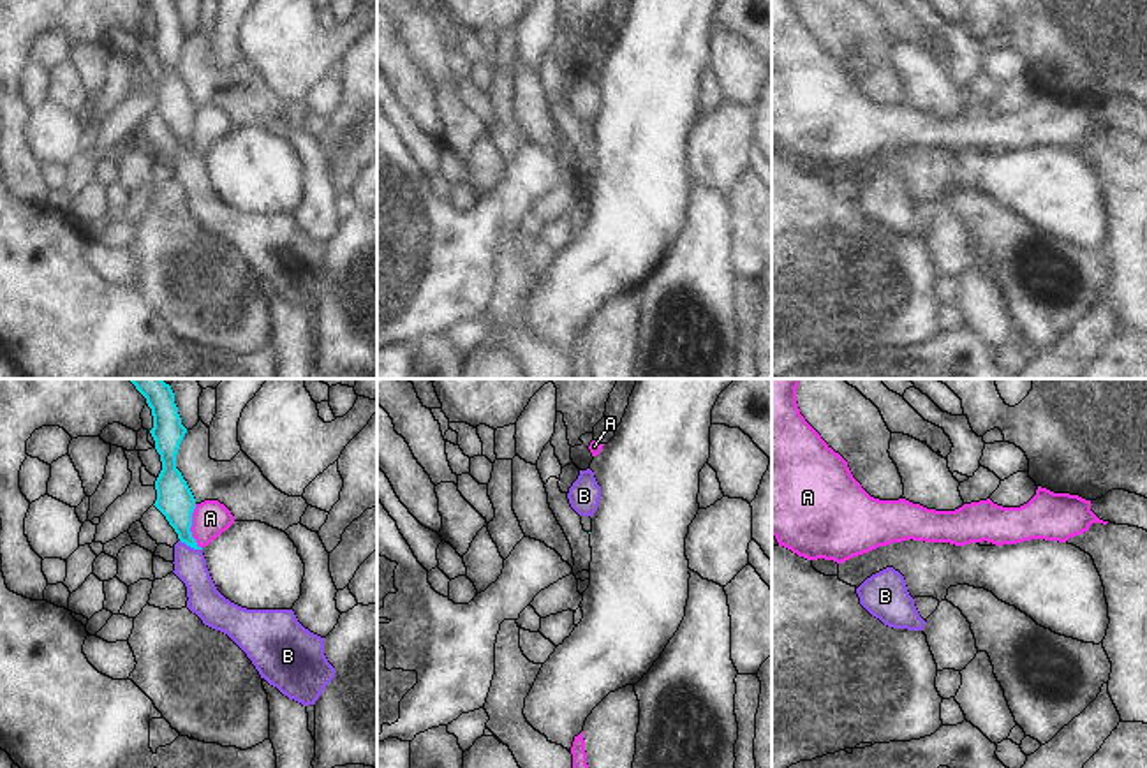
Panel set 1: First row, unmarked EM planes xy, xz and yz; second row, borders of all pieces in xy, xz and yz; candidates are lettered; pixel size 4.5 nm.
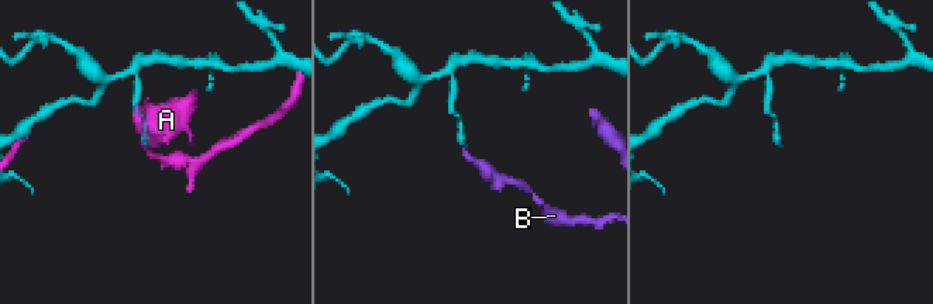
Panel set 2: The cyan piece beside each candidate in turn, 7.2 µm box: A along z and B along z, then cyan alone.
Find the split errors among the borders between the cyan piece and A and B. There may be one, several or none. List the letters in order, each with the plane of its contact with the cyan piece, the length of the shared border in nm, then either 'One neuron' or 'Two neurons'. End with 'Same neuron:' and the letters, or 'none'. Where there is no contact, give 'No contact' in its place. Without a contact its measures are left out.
A: Touches cyan in xy. Shared border 220 nm. Two neurons
B: Touches cyan in xy. Shared border 120 nm. Two neurons
Same neuron: none.

